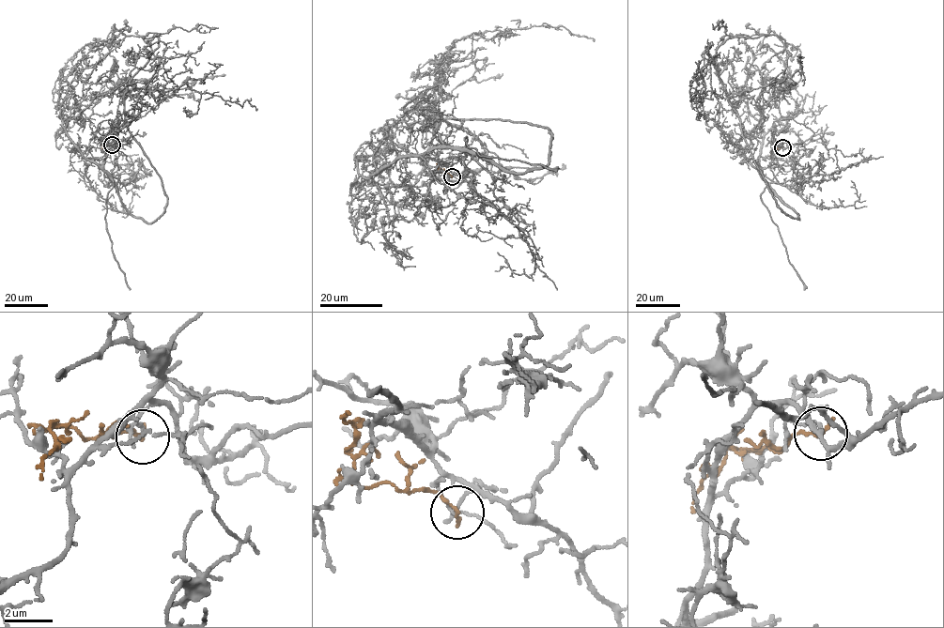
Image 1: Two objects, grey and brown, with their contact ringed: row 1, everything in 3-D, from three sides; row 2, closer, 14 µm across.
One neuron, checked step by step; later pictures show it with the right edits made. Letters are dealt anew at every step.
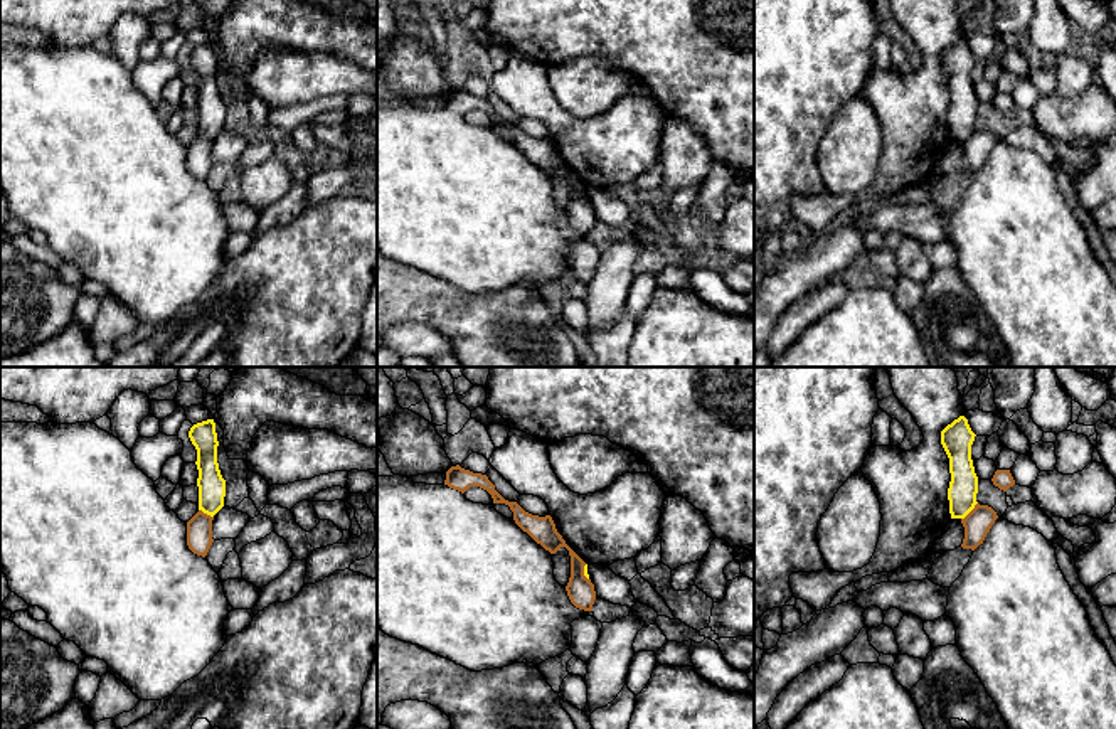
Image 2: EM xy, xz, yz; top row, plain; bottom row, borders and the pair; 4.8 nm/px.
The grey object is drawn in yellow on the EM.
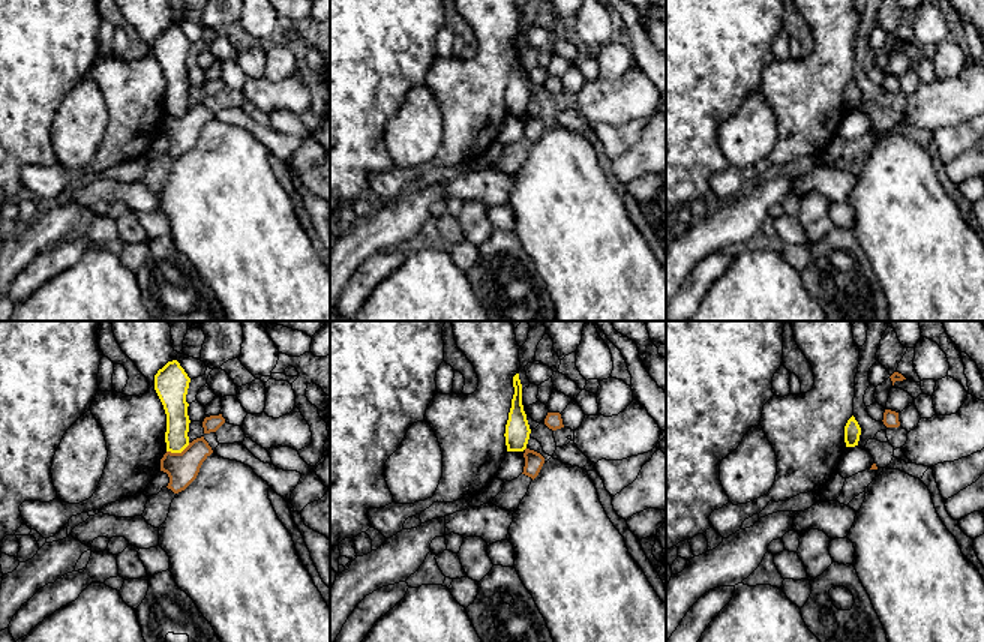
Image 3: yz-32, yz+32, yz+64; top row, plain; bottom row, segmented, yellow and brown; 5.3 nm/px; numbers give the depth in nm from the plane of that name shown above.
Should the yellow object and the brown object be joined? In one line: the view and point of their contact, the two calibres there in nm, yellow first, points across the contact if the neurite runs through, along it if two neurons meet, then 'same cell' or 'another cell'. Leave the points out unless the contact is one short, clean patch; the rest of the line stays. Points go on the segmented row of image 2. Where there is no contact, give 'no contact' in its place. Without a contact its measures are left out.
contact yz (970, 510); calibres 140 and 130 nm; way yz (963, 487), (963, 504), (970, 510), (977, 524); same cell

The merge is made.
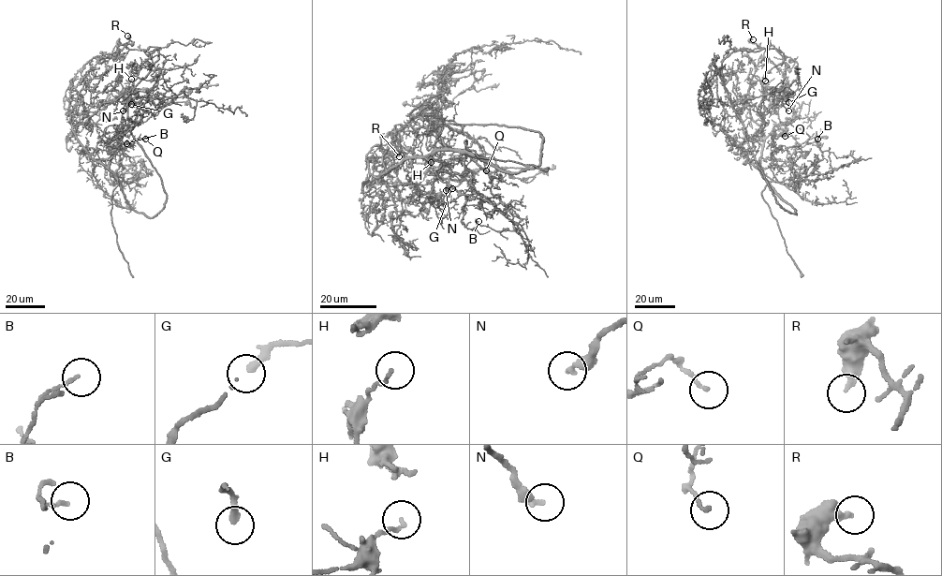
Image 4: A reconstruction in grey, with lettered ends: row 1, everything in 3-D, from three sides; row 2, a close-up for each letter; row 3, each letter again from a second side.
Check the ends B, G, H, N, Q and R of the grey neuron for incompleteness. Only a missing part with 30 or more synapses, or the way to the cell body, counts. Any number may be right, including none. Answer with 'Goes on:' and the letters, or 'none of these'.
Goes on: none of these

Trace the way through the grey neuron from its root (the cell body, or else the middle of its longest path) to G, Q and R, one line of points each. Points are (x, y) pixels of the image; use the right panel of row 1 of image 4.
G: (719, 100), (715, 73), (721, 74), (724, 60), (738, 51), (773, 48), (787, 65), (779, 94), (788, 102)
Q: (719, 100), (725, 111), (722, 130), (760, 174), (770, 166), (773, 150), (783, 151), (773, 138), (785, 136)
R: (719, 100), (715, 73), (721, 74), (722, 61), (733, 51), (770, 48), (758, 47), (750, 41), (753, 39)

